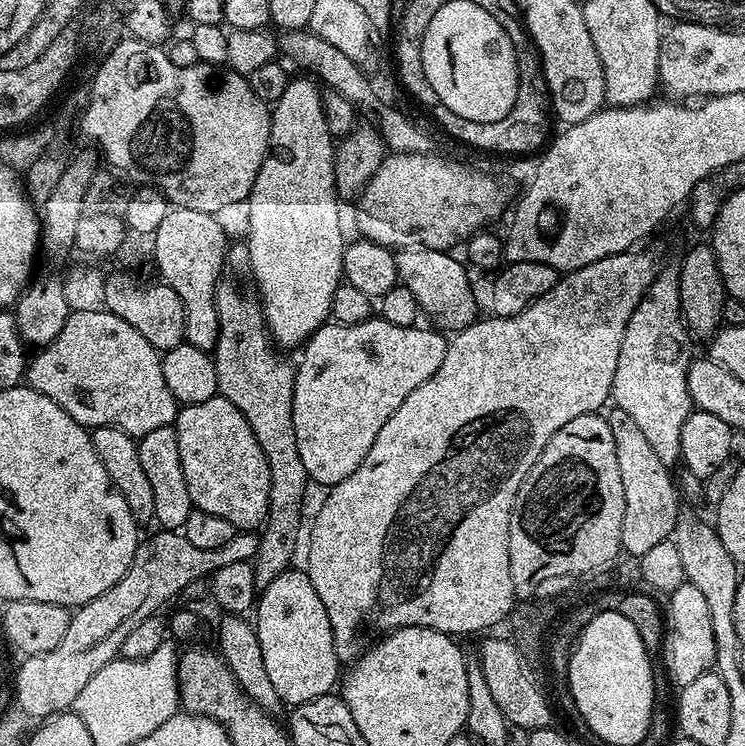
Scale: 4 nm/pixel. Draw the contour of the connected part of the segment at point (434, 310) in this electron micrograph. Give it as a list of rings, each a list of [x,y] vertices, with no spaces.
[[[402,248],[396,252],[396,265],[399,283],[414,294],[421,313],[429,316],[437,329],[455,334],[476,321],[478,312],[476,296],[468,281],[469,269],[463,263],[460,265],[452,255],[451,251],[438,248]]]

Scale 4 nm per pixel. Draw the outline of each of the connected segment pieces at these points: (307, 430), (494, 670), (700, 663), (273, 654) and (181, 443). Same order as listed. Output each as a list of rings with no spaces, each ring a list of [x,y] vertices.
[[[369,318],[361,324],[328,322],[303,345],[304,357],[296,368],[292,409],[298,454],[302,454],[302,466],[306,466],[311,483],[331,486],[342,482],[342,478],[350,478],[362,466],[362,458],[370,454],[370,446],[374,446],[374,438],[378,438],[378,430],[386,426],[390,414],[442,366],[448,349],[445,333],[420,327],[394,326],[379,318]]]
[[[511,639],[486,641],[480,648],[478,663],[486,678],[486,686],[490,689],[491,696],[494,697],[494,702],[498,702],[498,710],[502,710],[509,725],[531,730],[546,728],[553,723],[552,708],[548,705],[547,698],[544,697],[545,689],[538,683],[537,677],[533,675],[528,665],[524,663],[524,659],[520,657],[520,652]]]
[[[685,582],[678,586],[668,597],[664,617],[664,642],[662,657],[668,667],[668,676],[676,683],[677,689],[690,686],[694,678],[702,678],[715,665],[716,647],[714,646],[714,625],[710,623],[710,610],[706,598],[698,586]]]
[[[289,570],[278,574],[278,578],[259,593],[254,604],[255,616],[254,627],[266,671],[285,705],[305,704],[329,695],[335,684],[337,687],[342,661],[336,657],[326,606],[322,606],[322,598],[318,598],[318,590],[314,590],[307,571]]]
[[[215,395],[201,404],[185,404],[176,413],[174,427],[178,434],[178,454],[182,458],[182,474],[186,474],[186,490],[190,490],[190,502],[197,512],[226,518],[237,530],[256,530],[268,515],[270,498],[270,466],[266,466],[266,454],[250,430],[250,422],[238,414],[225,396]]]

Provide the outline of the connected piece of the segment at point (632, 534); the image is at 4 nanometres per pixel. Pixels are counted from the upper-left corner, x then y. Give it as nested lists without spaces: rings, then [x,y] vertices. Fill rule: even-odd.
[[[618,407],[611,409],[606,419],[610,434],[614,434],[614,450],[618,454],[618,474],[622,474],[622,494],[624,495],[624,513],[622,514],[621,549],[629,556],[648,553],[658,542],[669,539],[676,531],[676,519],[682,511],[678,484],[670,473],[669,465],[654,454],[650,441],[642,434],[634,418],[626,410]]]

